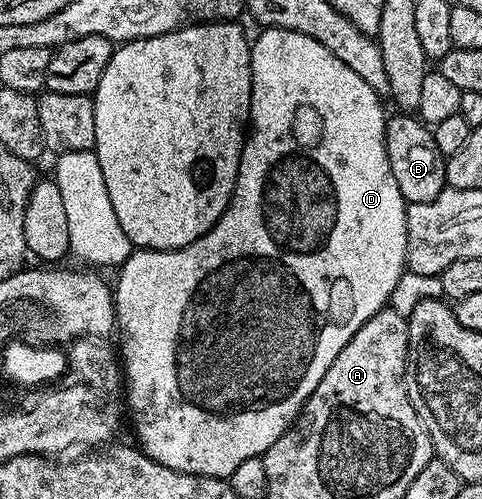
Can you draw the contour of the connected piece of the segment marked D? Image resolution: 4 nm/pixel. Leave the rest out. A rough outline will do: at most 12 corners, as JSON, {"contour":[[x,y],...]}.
{"contour":[[264,27],[236,186],[114,281],[135,444],[231,478],[391,302],[375,93]]}

